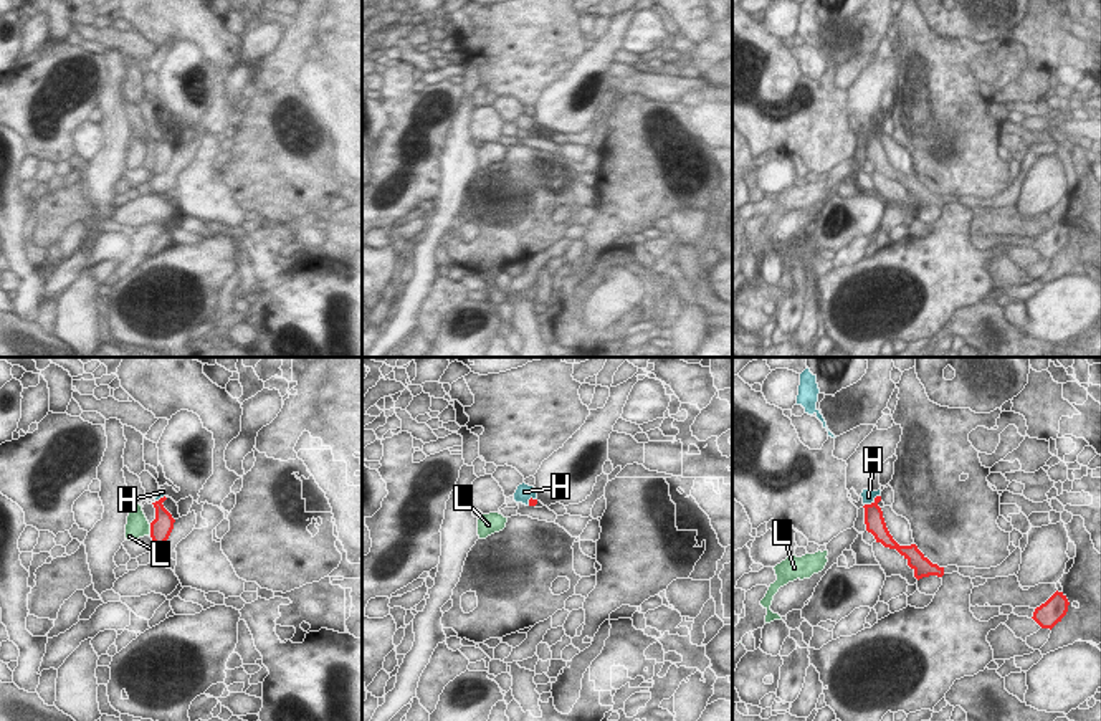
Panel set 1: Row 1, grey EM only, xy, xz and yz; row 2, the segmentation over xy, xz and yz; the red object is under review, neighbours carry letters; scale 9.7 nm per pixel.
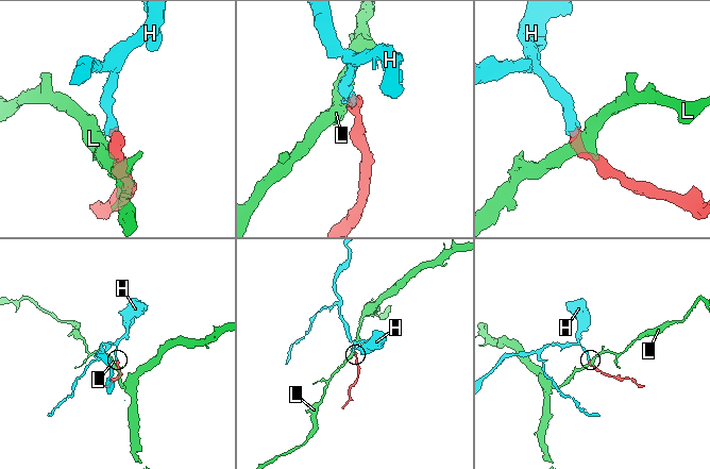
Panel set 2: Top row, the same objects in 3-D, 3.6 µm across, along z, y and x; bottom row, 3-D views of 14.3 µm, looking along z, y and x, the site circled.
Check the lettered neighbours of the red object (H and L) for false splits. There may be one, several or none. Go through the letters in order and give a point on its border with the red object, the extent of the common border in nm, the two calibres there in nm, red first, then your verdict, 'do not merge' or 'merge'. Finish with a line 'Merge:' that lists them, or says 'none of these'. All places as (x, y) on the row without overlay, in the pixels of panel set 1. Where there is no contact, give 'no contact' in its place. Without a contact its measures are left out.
H: meets red in yz at (872, 133); contact 190 nm long; 190 nm thick on the red side, 130 nm on the other; merge
L: meets red in xy at (151, 159); contact 100 nm long; 220 nm thick on the red side, 220 nm on the other; do not merge
Merge: H

